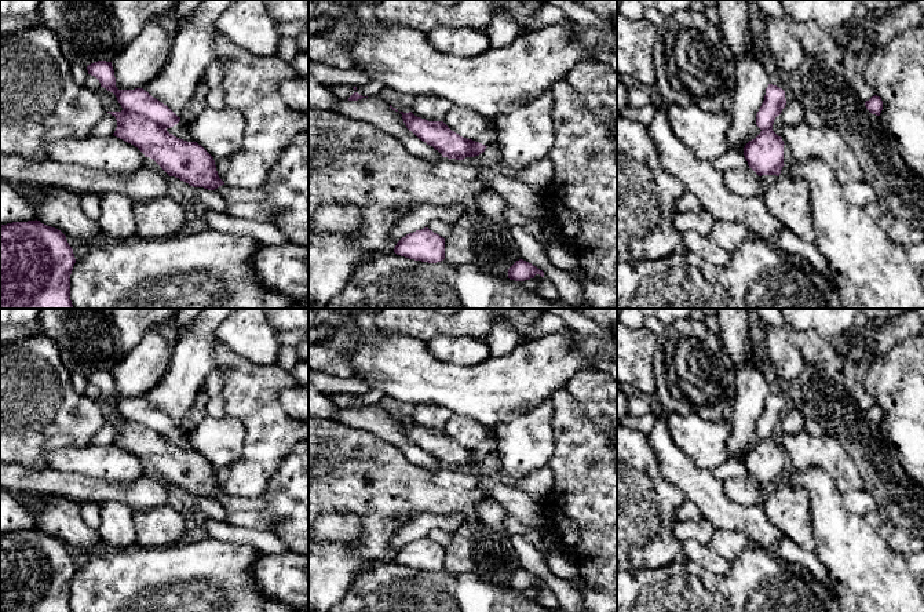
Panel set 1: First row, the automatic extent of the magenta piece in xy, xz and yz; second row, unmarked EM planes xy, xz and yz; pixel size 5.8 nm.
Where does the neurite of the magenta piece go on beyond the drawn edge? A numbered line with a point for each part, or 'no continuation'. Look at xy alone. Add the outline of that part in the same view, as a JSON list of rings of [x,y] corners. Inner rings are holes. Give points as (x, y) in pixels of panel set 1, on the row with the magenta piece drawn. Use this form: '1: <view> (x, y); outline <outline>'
1: xy (179, 130); outline [[[180,121],[176,125],[167,128],[167,131],[169,134],[172,134],[174,136],[179,138],[179,139],[183,139],[183,141],[187,141],[187,142],[196,142],[191,138],[189,130]]]

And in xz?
1: xz (489, 137); outline [[[490,121],[487,130],[474,141],[485,146],[489,146],[494,143],[496,139],[497,139],[497,127],[494,125],[494,123]]]

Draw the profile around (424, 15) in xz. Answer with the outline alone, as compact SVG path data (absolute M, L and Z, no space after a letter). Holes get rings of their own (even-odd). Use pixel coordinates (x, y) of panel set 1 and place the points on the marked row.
M365 0L375 8L376 18L391 28L409 28L424 34L437 28L471 28L487 30L493 11L504 8L522 32L532 29L532 17L543 8L545 0L459 0L453 6L442 6L435 0Z

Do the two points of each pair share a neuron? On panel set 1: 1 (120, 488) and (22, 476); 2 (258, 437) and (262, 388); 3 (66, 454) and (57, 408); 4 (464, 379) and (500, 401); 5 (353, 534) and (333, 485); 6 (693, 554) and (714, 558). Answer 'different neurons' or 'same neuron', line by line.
1: same neuron
2: same neuron
3: different neurons
4: same neuron
5: different neurons
6: same neuron

